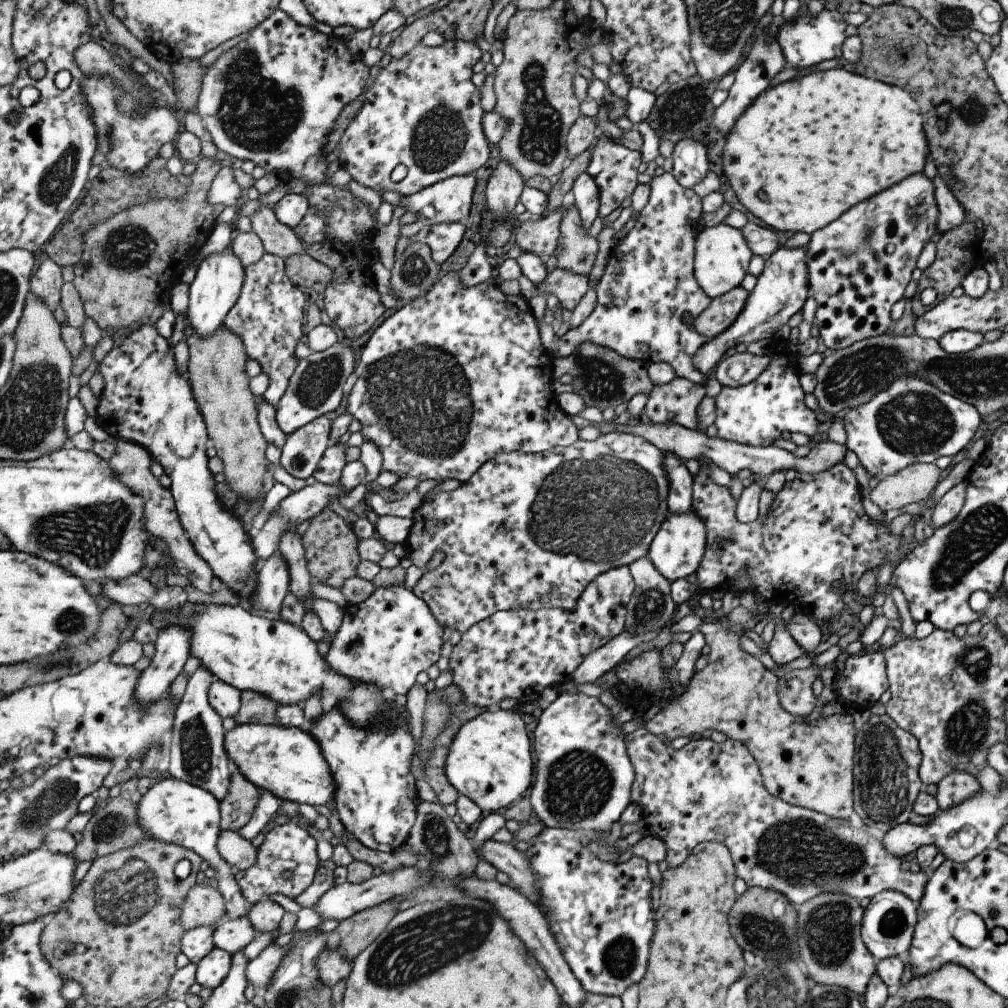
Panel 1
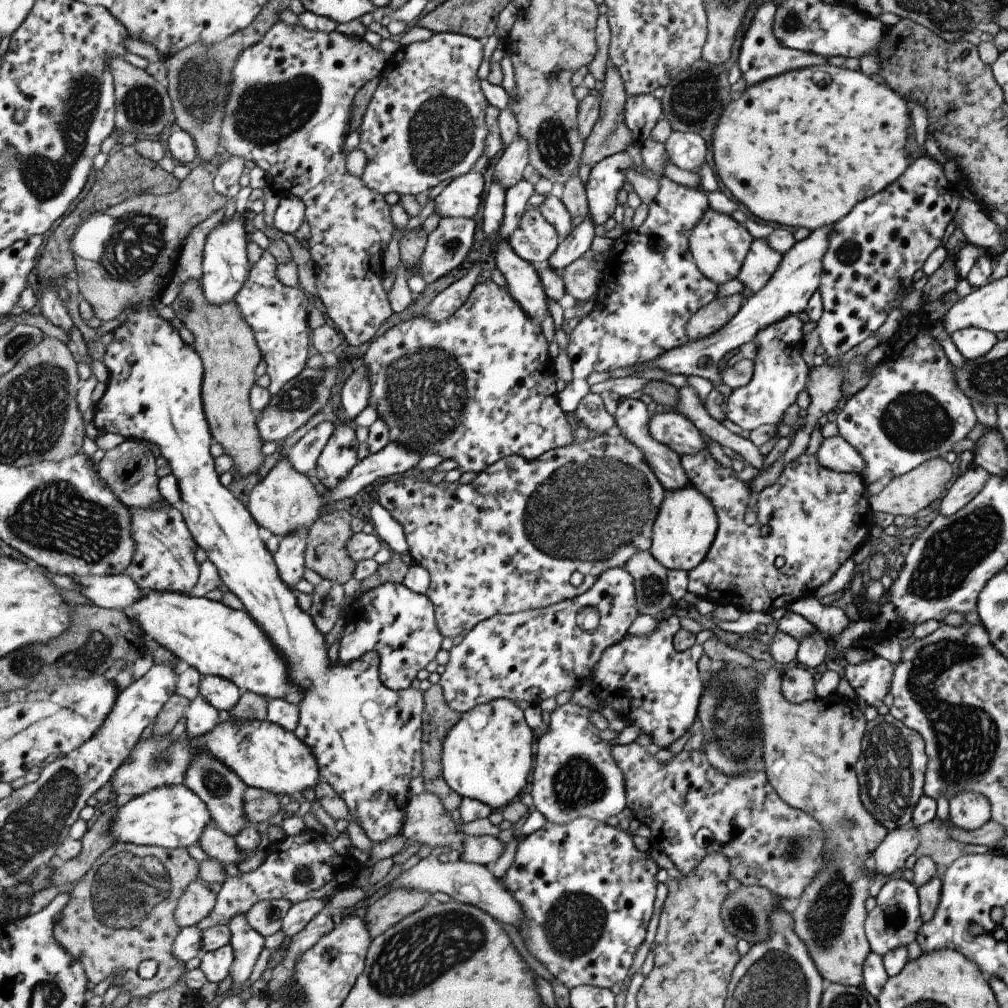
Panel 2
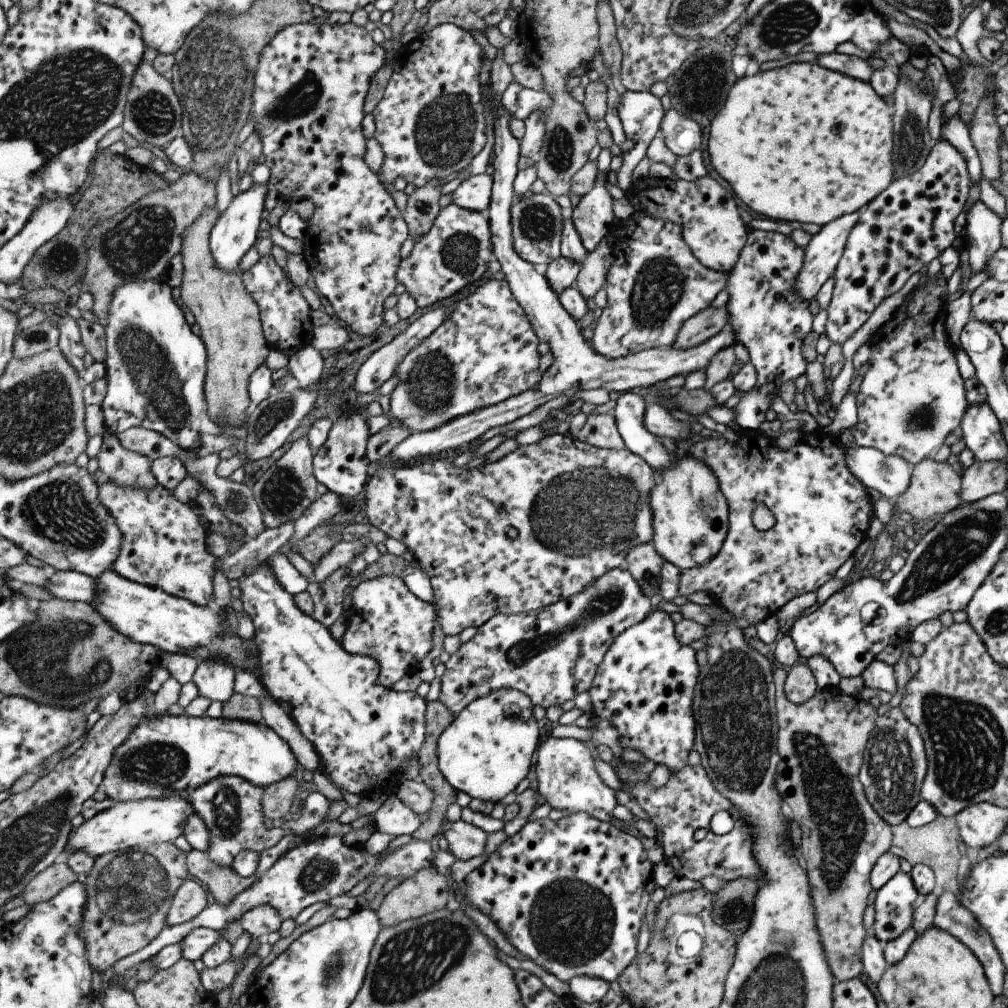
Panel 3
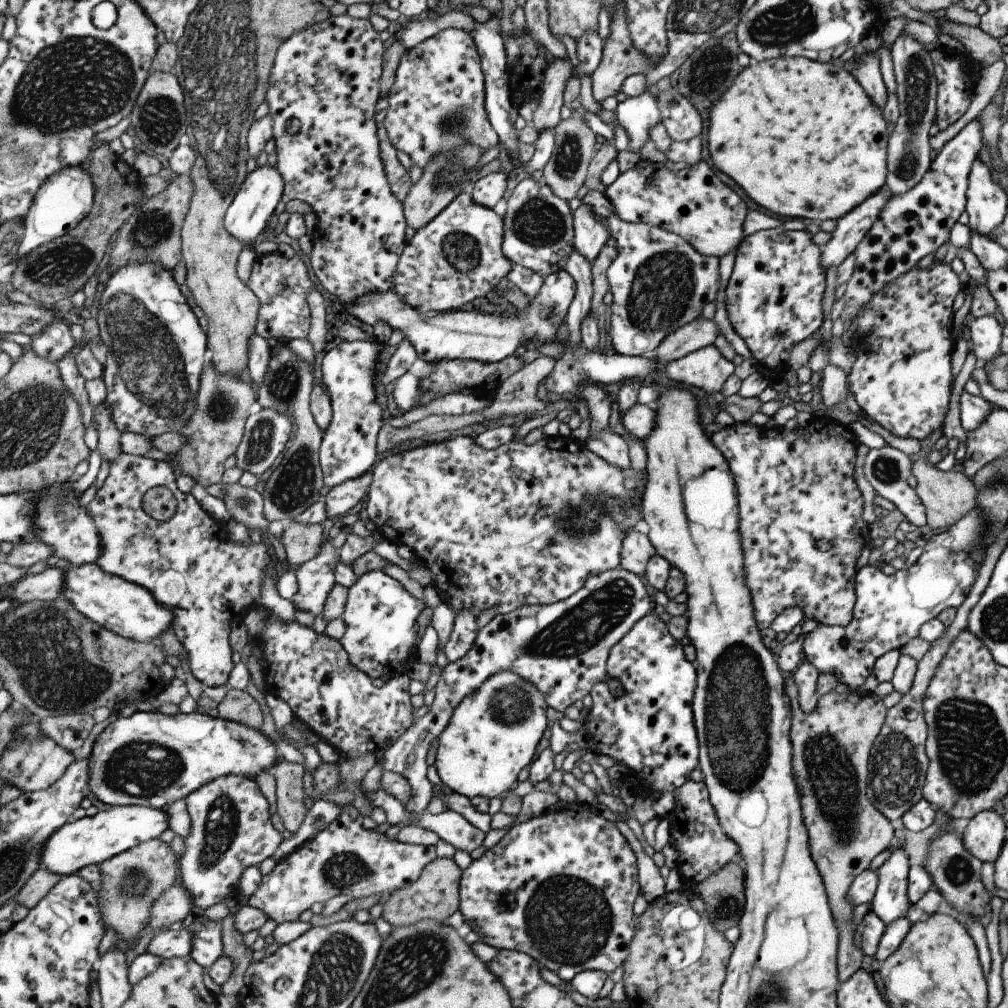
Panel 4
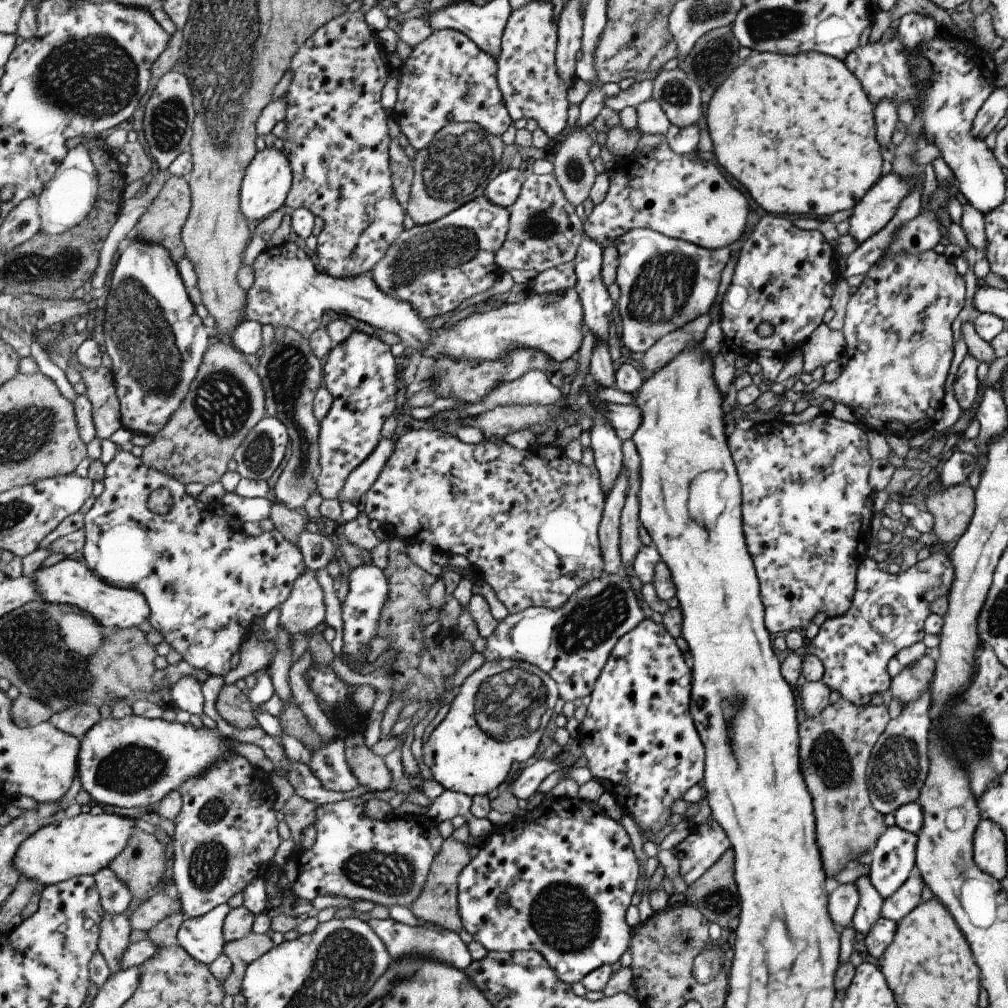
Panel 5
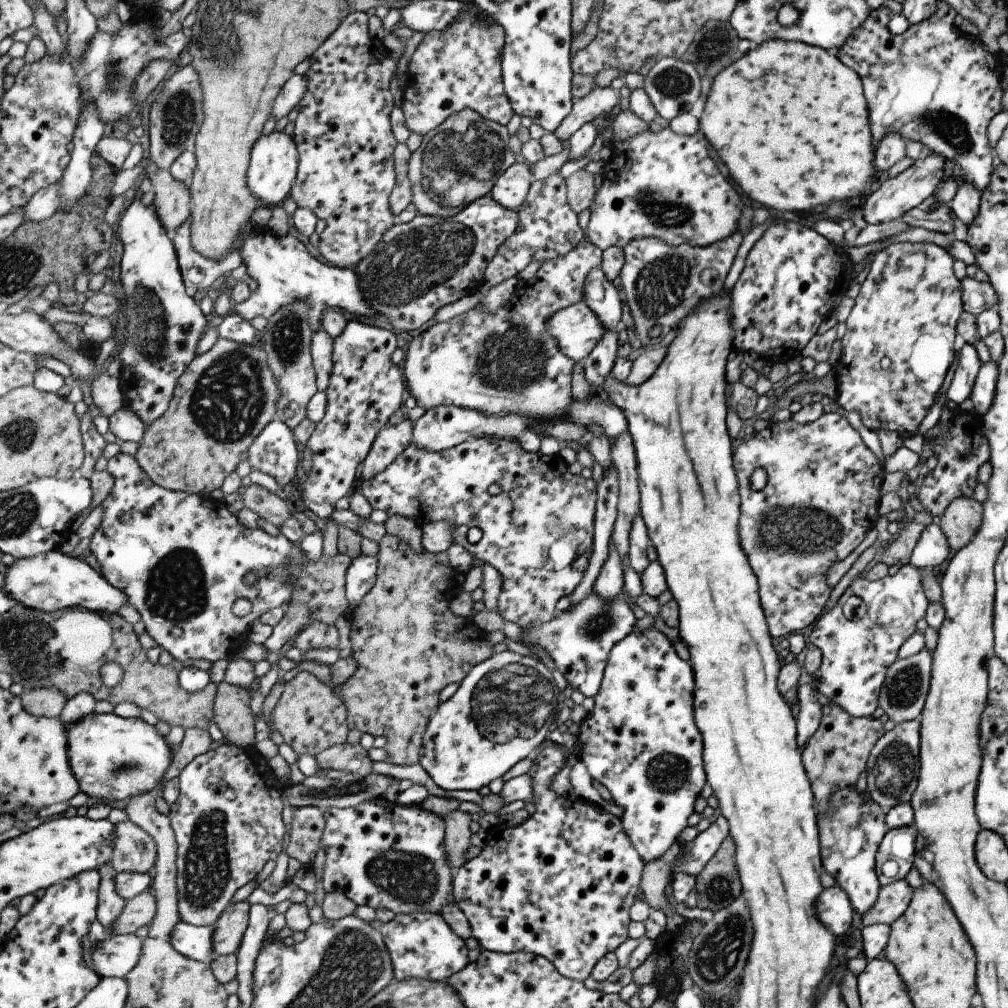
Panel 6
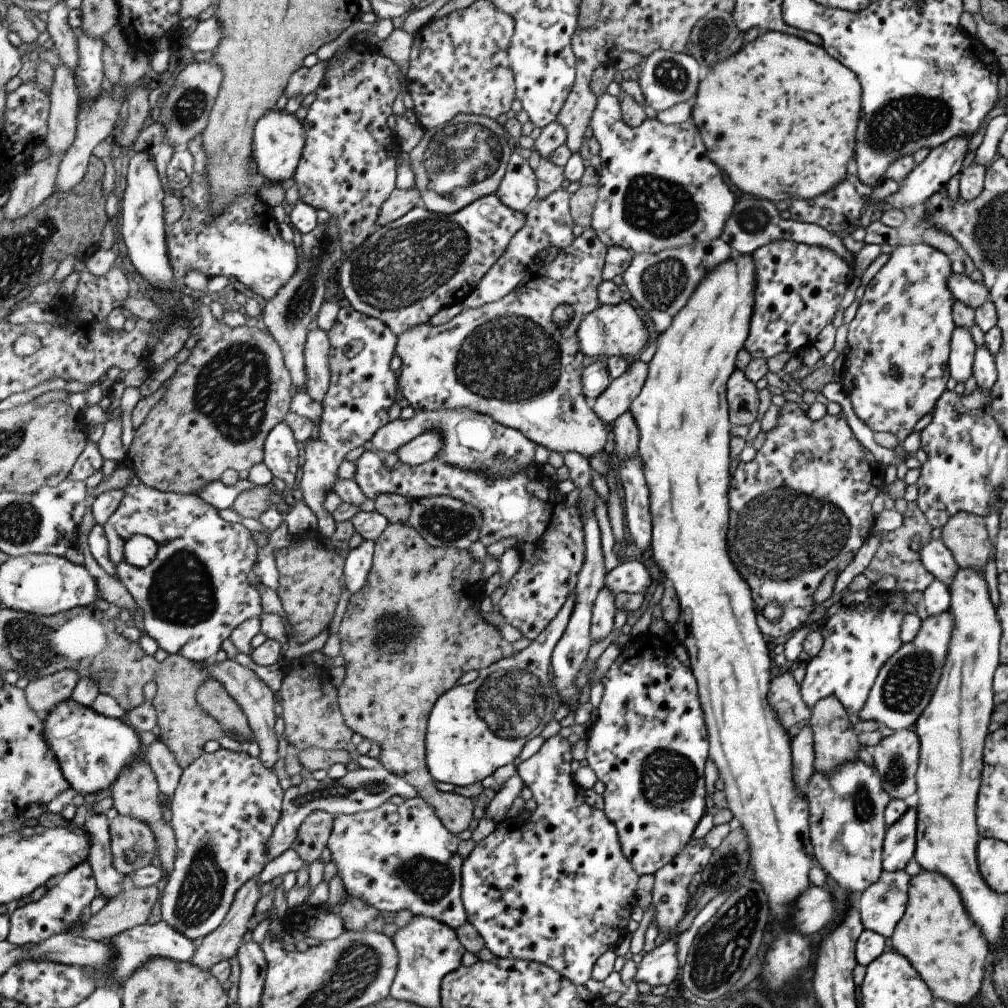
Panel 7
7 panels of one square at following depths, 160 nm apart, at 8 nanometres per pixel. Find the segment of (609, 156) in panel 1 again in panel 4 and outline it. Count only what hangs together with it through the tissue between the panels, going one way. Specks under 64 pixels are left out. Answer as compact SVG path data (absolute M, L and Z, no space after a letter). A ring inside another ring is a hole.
M583 202L574 211L574 248L591 264L609 237L606 222Z

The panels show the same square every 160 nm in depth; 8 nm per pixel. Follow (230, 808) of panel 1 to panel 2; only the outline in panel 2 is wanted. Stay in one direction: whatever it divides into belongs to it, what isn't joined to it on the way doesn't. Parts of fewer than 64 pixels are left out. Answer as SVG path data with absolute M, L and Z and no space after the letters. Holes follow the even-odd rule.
M249 787L246 790L246 813L248 824L256 826L260 822L271 820L279 810L283 809L281 798L265 789Z

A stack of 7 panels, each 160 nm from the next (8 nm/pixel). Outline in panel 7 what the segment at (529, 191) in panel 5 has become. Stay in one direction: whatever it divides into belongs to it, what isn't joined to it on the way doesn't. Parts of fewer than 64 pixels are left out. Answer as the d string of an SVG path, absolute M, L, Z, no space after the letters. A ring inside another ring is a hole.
M559 189L545 200L538 201L537 207L527 213L526 225L511 241L507 252L483 277L482 282L479 283L479 286L470 295L470 298L463 302L464 308L478 309L486 304L505 298L522 282L527 270L536 267L542 250L552 246L556 246L559 250L566 249L576 239L575 234L573 234L573 226L575 226L576 222L571 214L571 199L572 195L566 189Z

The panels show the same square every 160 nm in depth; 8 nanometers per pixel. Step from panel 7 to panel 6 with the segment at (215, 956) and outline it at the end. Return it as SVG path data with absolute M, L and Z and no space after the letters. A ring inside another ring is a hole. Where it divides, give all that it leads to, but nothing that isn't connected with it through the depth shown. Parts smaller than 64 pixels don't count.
M237 901L218 918L214 926L214 949L218 955L238 952L250 923L251 907L247 901Z

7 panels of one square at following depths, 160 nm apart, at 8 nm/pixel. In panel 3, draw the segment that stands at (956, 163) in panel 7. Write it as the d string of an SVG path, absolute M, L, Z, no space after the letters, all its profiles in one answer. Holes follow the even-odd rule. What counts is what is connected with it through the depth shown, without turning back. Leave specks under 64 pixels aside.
M861 210L853 211L824 224L806 244L803 264L794 282L794 289L802 299L811 300L817 294L817 291L825 280L834 273L836 264L843 254L846 238L853 226L855 226L860 212Z

